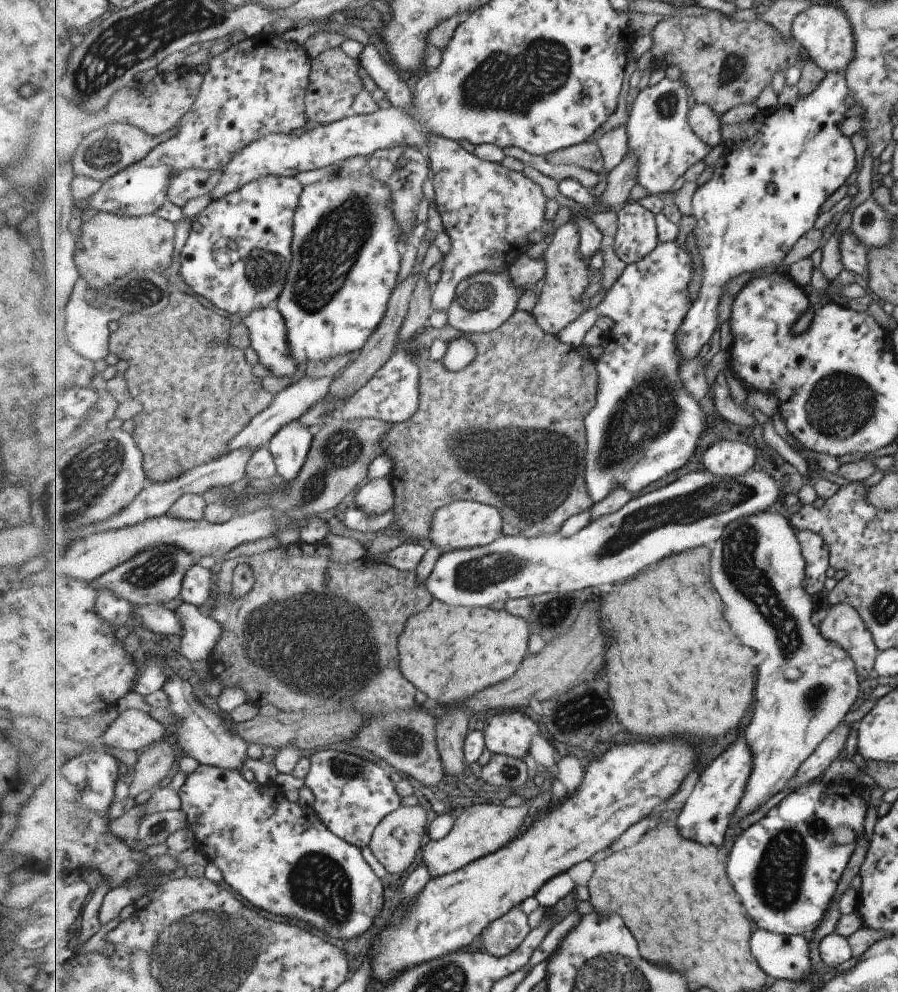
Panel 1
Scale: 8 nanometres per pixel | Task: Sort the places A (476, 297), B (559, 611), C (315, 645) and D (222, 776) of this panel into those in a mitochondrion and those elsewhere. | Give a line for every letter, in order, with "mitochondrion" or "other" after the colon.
A: mitochondrion
B: mitochondrion
C: mitochondrion
D: other

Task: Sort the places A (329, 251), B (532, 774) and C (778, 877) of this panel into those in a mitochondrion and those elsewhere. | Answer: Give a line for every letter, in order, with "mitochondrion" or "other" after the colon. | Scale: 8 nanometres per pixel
A: mitochondrion
B: other
C: mitochondrion

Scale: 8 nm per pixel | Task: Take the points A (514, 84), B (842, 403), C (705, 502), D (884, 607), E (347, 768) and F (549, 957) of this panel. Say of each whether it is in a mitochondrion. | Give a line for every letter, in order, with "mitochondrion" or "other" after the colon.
A: mitochondrion
B: mitochondrion
C: mitochondrion
D: mitochondrion
E: mitochondrion
F: other

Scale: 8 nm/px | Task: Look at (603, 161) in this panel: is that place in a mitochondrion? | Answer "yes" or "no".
no

